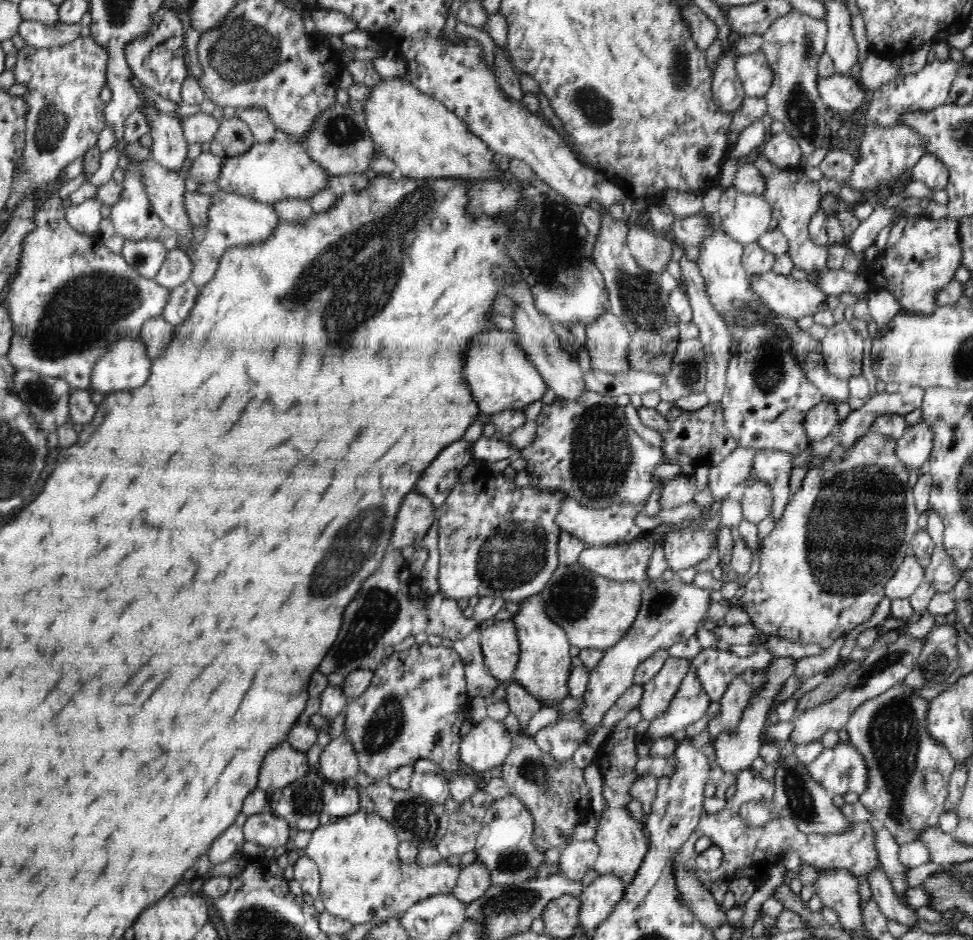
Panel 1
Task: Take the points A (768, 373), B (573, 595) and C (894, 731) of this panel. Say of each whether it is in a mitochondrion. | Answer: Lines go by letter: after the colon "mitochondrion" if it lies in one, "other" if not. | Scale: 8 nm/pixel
A: mitochondrion
B: mitochondrion
C: mitochondrion

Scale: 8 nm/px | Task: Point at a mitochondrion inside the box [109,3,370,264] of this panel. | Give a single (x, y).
(246, 52)

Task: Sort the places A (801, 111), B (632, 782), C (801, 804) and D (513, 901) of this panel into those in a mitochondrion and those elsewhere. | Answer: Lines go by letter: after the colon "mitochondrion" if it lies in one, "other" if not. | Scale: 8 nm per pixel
A: mitochondrion
B: other
C: mitochondrion
D: mitochondrion

